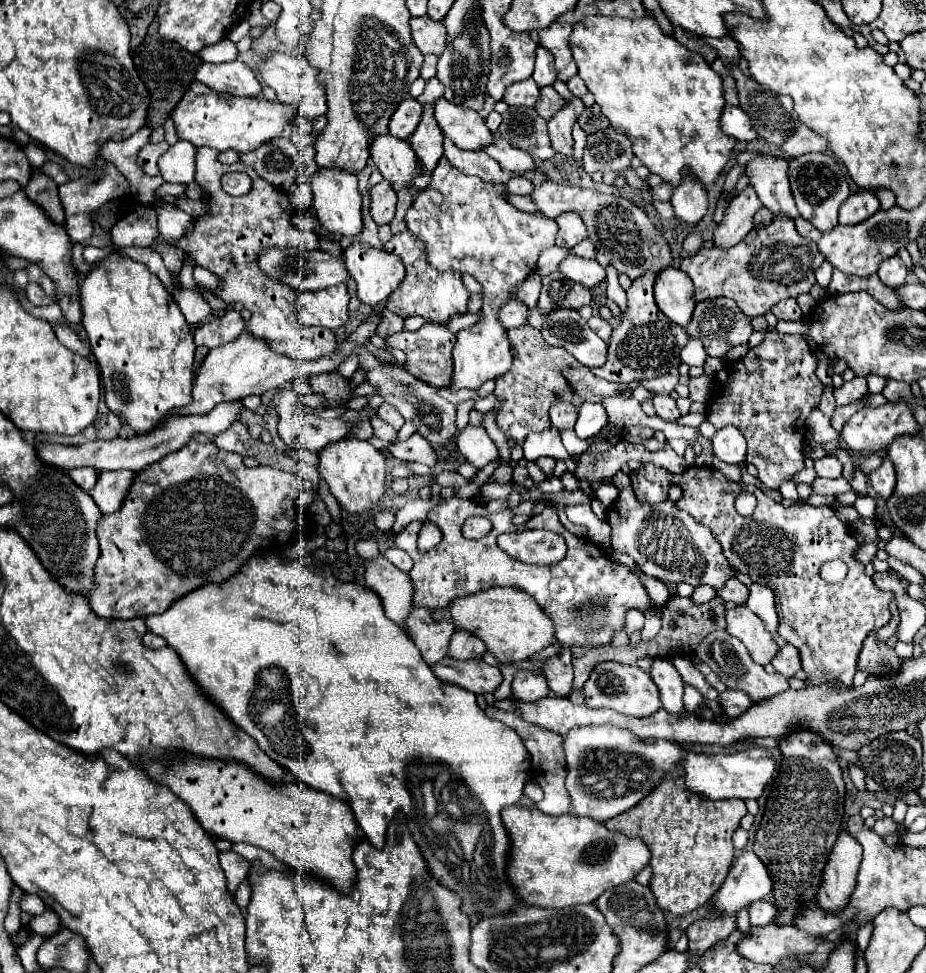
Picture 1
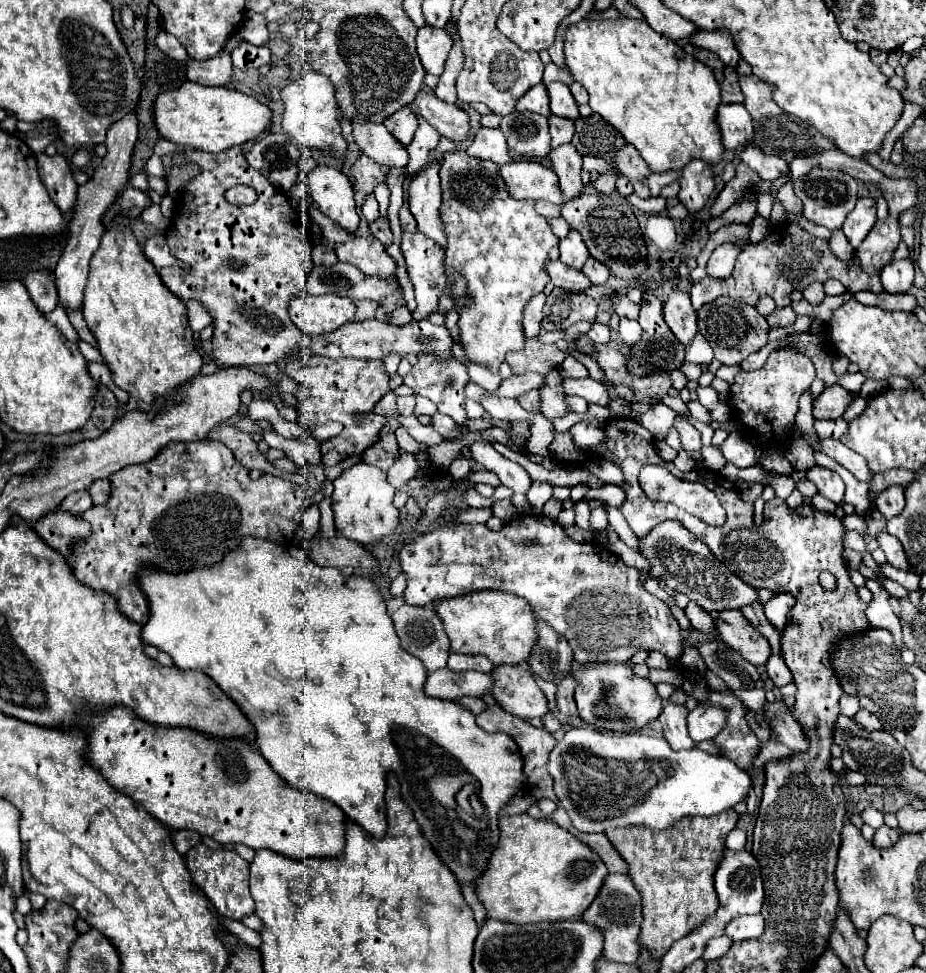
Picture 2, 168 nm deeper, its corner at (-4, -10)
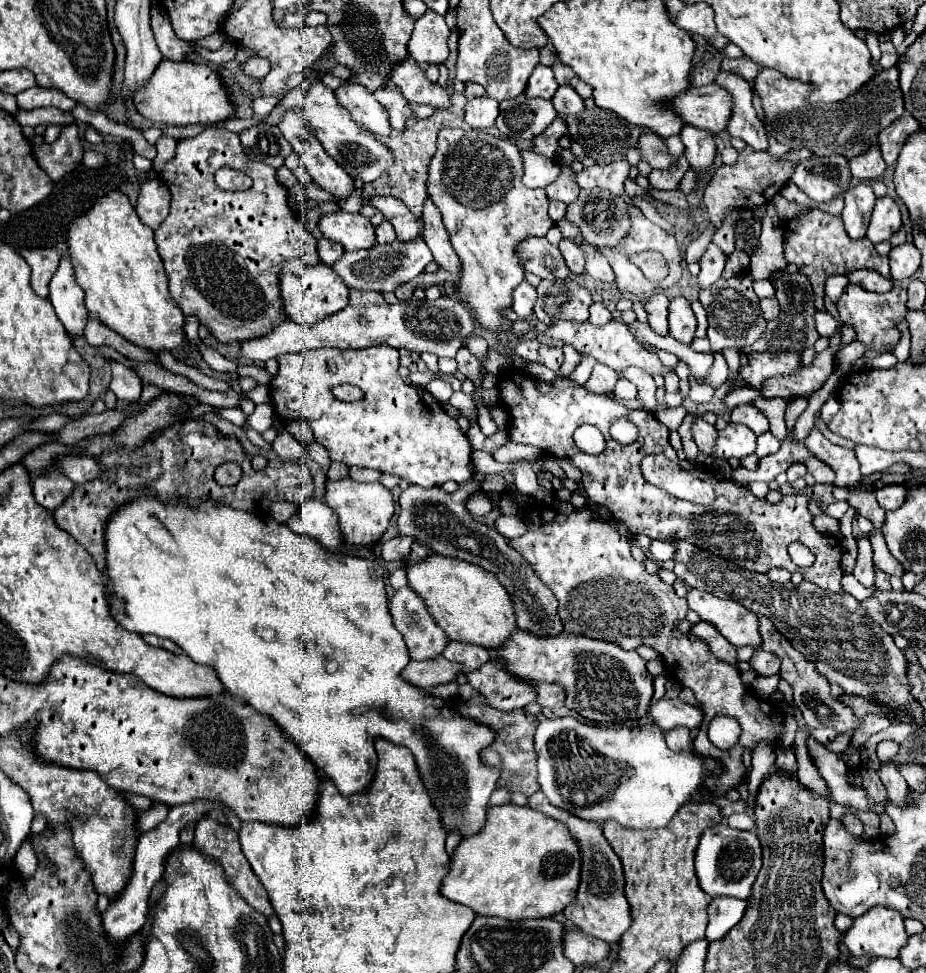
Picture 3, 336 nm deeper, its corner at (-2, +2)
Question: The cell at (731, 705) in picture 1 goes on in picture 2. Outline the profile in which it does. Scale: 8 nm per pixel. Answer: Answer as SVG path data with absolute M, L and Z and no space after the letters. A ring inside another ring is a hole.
M697 706L687 714L687 730L695 742L711 740L725 724L725 710L715 706Z

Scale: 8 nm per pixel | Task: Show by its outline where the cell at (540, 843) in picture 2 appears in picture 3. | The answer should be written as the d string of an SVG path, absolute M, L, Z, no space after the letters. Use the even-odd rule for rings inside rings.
M503 804L487 810L487 824L479 834L461 840L451 858L451 872L443 880L441 894L469 906L479 916L497 916L505 920L549 918L563 912L565 906L575 900L579 882L581 850L569 828L529 806Z

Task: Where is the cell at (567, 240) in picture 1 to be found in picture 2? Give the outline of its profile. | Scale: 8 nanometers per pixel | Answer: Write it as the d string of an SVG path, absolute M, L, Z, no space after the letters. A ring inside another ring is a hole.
M571 230L569 236L559 242L559 250L561 250L563 264L567 264L567 266L571 266L575 270L581 270L583 264L585 264L585 260L589 258L587 246L583 244L583 238L575 230Z

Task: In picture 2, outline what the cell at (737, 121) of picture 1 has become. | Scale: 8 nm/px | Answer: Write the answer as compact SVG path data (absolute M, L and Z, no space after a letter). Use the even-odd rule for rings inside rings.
M719 104L715 122L725 150L743 148L753 140L753 122L743 104Z

